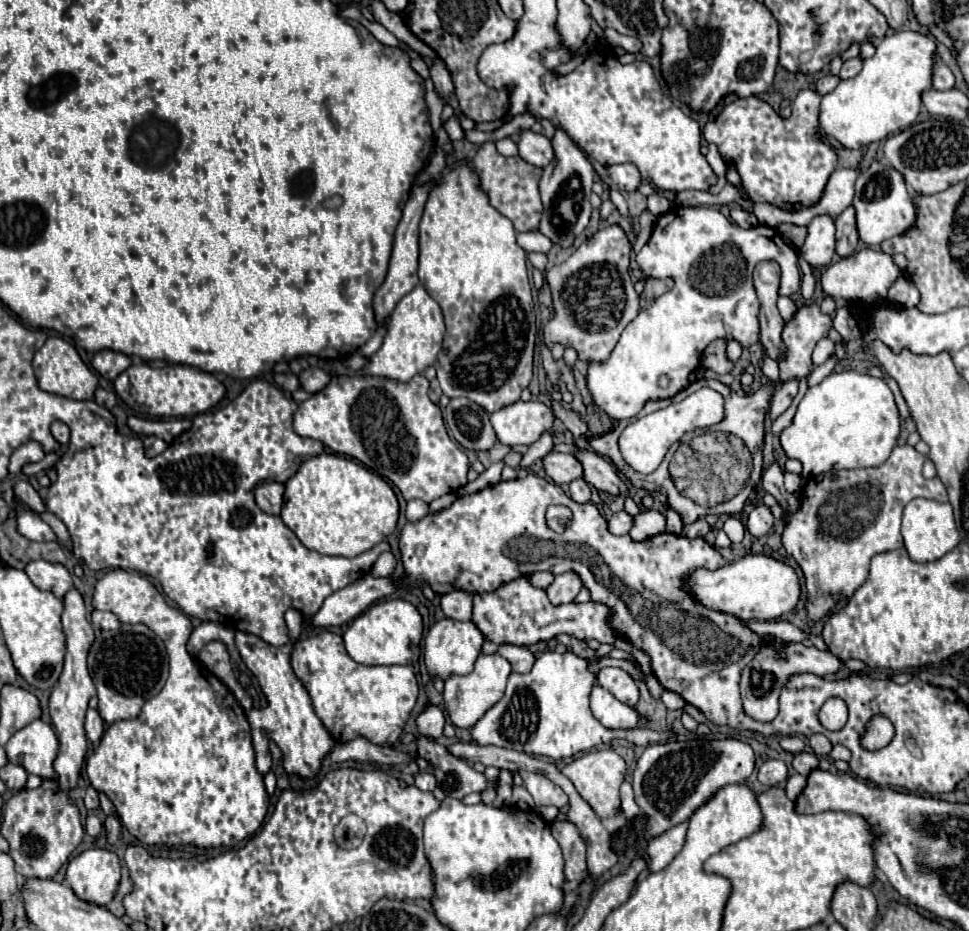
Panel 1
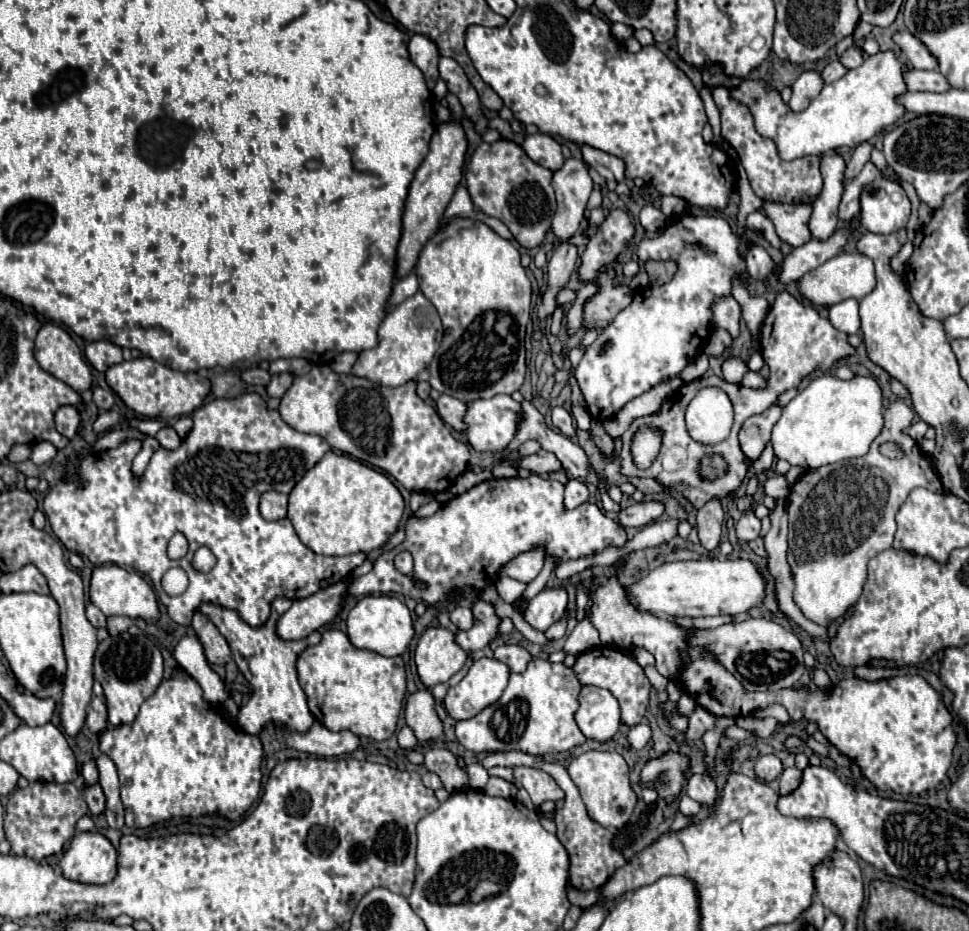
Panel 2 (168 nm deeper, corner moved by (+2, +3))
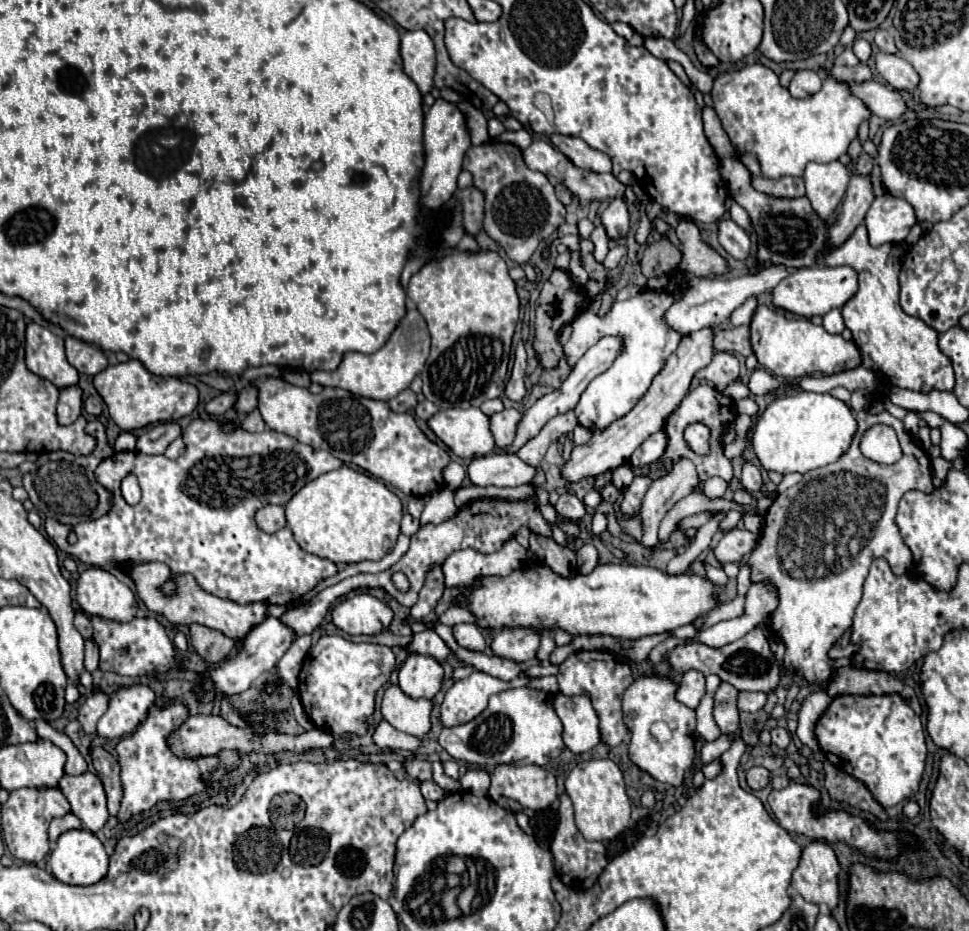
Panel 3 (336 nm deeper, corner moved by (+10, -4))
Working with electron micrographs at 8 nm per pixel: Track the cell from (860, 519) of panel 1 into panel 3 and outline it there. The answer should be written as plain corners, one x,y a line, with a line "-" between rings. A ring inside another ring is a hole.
867,409
860,410
855,418
859,423
859,429
853,437
851,449
837,461
821,469
813,469
803,475
803,479
789,487
787,491
779,493
765,513
765,525
761,539
755,547
755,551
749,555
749,563
753,567
753,581
773,581
779,589
779,607
769,617
769,625
773,631
783,639
785,643
785,657
783,663
791,671
797,671
805,675
809,681
827,683
833,675
831,659
827,657
829,647
851,627
853,611
861,599
861,587
867,577
867,567
875,557
885,557
893,569
895,575
903,575
913,565
913,555
909,547
903,543
899,528
895,521
899,499
903,493
917,489
923,493
933,493
935,485
931,481
931,461
929,455
915,443
915,439
905,431
903,421
895,419
891,413
884,410
879,415
871,415
-
873,425
889,425
895,429
903,457
895,465
877,465
871,459
865,459
859,443
861,437
873,427

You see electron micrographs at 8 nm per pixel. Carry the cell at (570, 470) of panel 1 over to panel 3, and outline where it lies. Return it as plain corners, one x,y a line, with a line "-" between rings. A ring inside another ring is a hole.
497,451
485,457
475,457
467,473
469,473
469,479
481,487
487,487
487,485
517,487
517,485
531,483
533,477
537,475
537,467
523,463
513,453

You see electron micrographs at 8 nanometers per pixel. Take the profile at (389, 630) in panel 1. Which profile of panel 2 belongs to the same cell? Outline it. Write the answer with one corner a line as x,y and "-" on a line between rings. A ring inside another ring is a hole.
363,596
347,614
347,634
353,646
367,648
383,656
399,656
409,646
415,630
411,622
411,612
395,596

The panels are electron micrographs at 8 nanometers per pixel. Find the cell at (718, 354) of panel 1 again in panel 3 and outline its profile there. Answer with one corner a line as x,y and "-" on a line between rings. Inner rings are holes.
749,325
733,327
733,329
719,329
713,337
713,347
715,351
729,351
729,353
741,353
741,355
751,355
751,341

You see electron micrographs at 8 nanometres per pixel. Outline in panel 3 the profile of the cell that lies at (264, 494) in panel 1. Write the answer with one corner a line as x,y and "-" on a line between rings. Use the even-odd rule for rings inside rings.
265,505
257,511
255,521
257,521
259,529
263,529
265,533
275,533
287,525
285,523
285,509
281,505

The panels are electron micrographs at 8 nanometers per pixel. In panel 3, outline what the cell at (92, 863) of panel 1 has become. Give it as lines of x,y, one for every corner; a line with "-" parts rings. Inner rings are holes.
73,829
57,839
49,867
61,883
95,885
107,873
109,855
97,835
87,829

